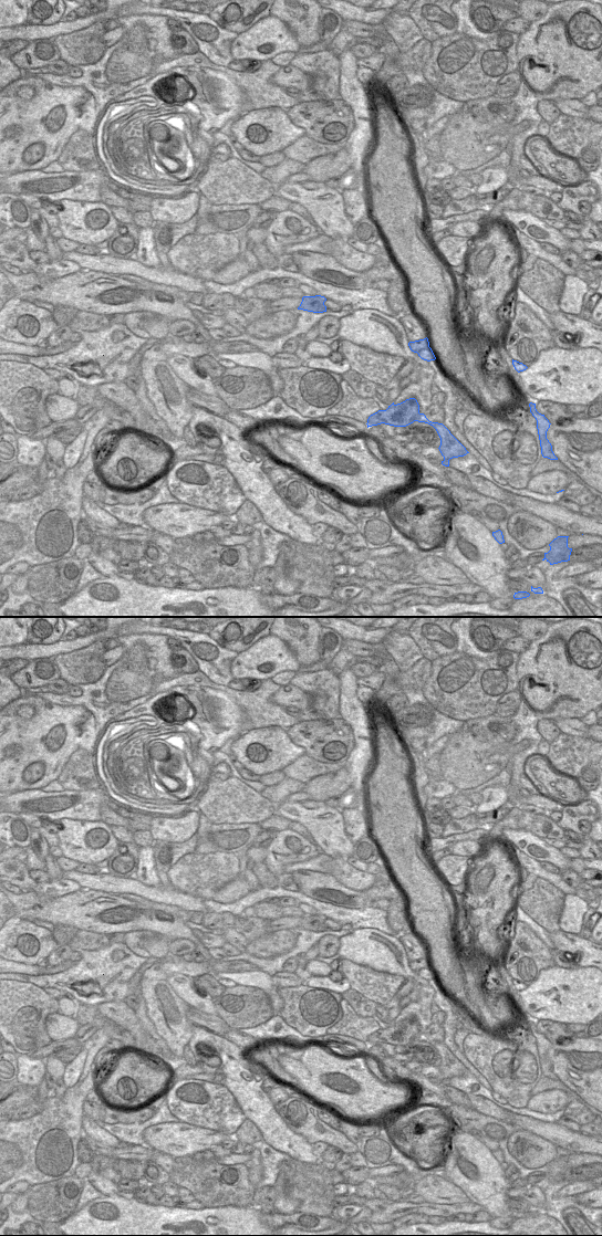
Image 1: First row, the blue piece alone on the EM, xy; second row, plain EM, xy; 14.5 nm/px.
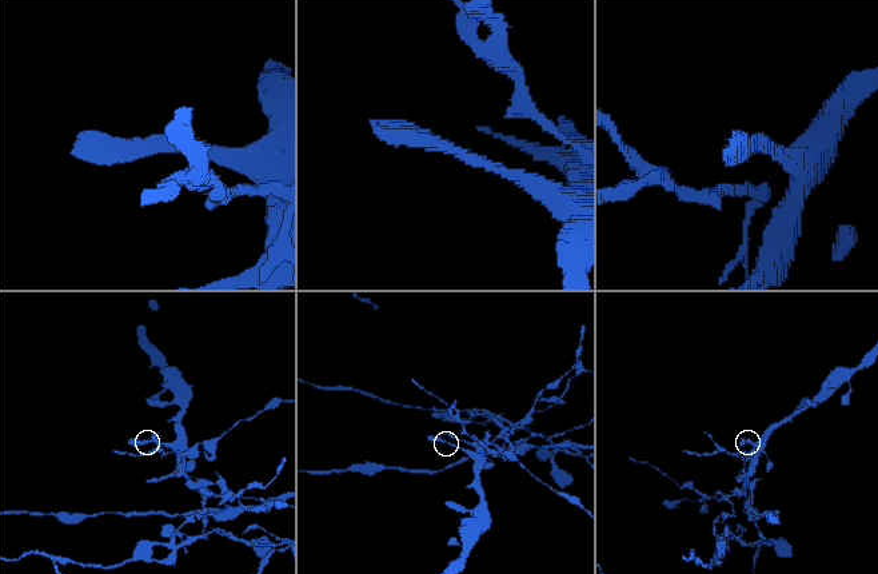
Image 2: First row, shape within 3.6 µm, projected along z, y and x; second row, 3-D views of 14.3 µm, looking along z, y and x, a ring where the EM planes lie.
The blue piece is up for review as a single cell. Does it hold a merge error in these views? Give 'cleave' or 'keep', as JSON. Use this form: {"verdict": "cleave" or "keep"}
{"verdict": "cleave"}

